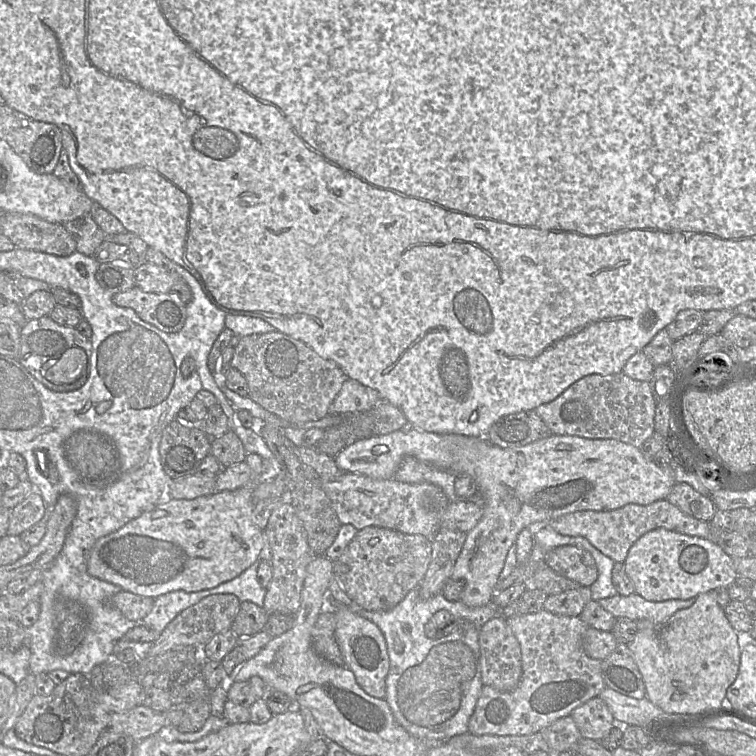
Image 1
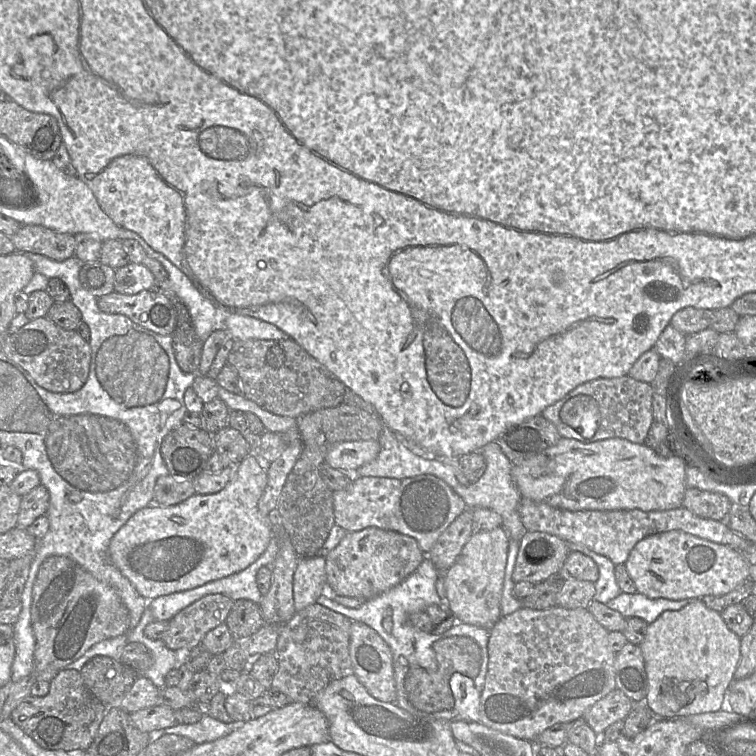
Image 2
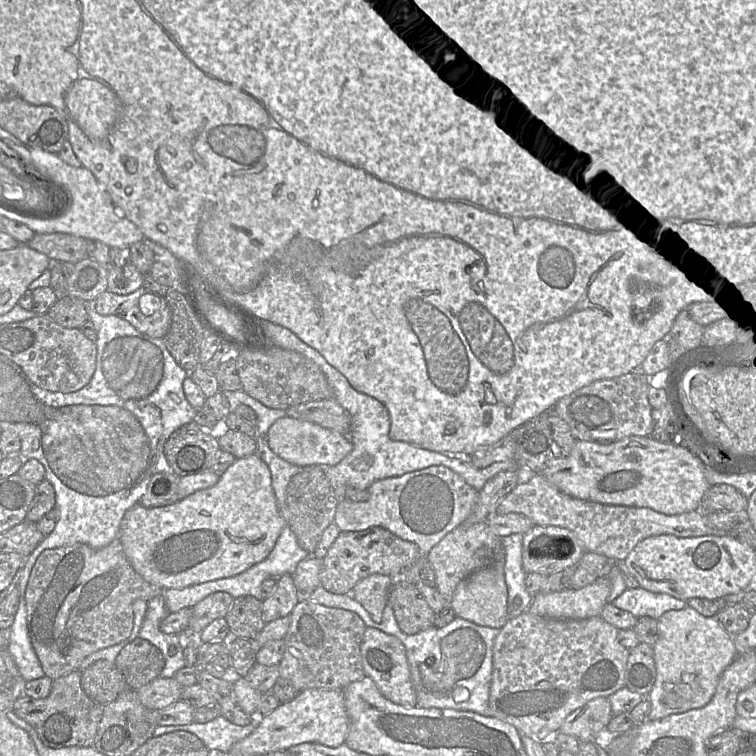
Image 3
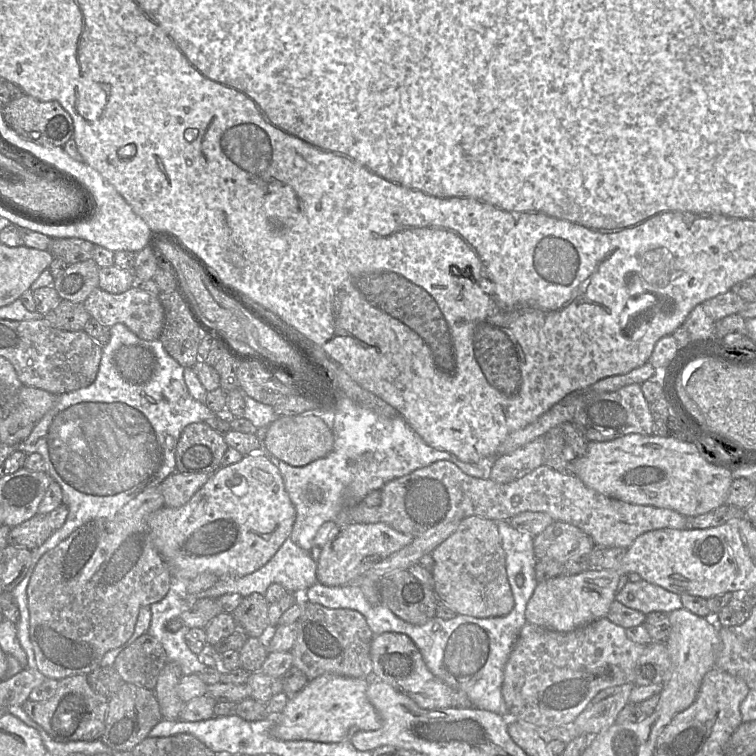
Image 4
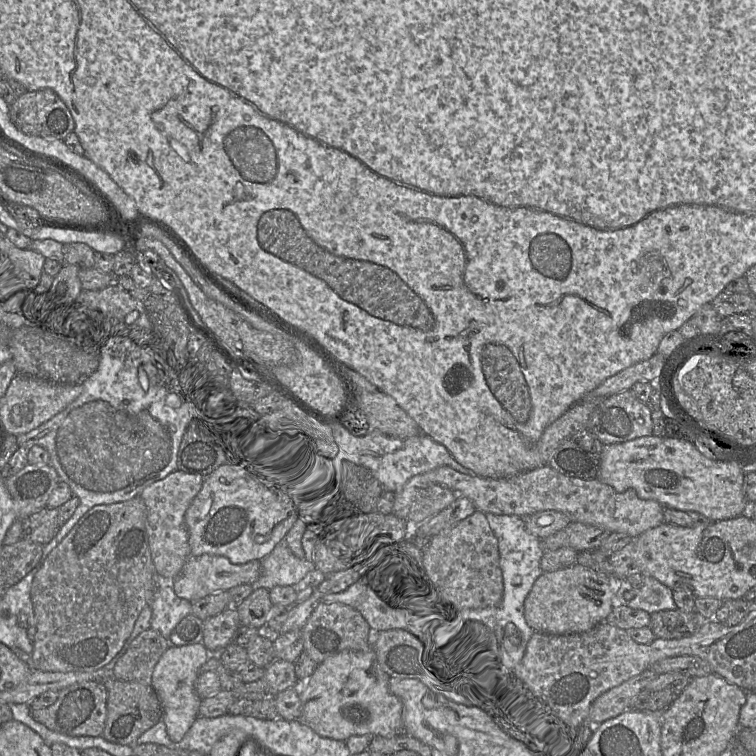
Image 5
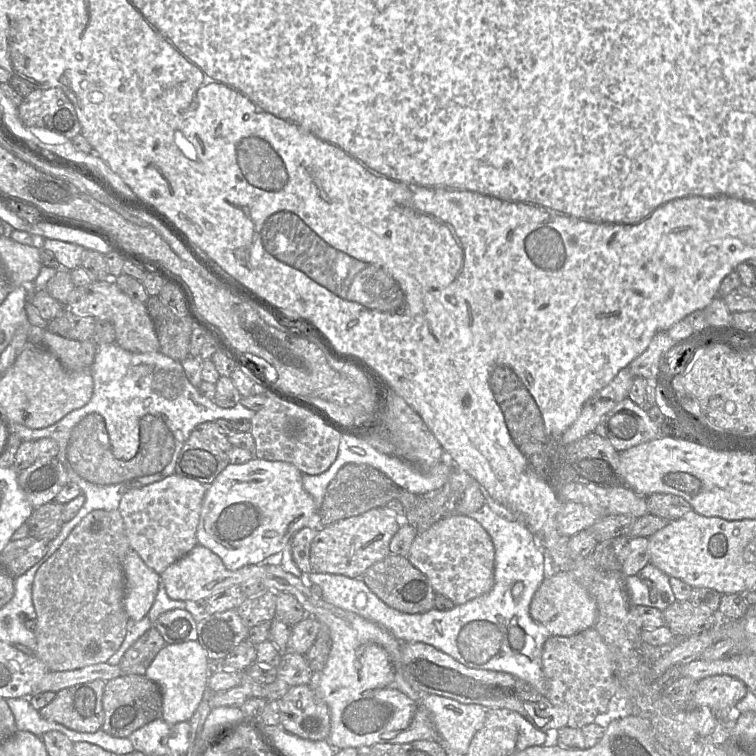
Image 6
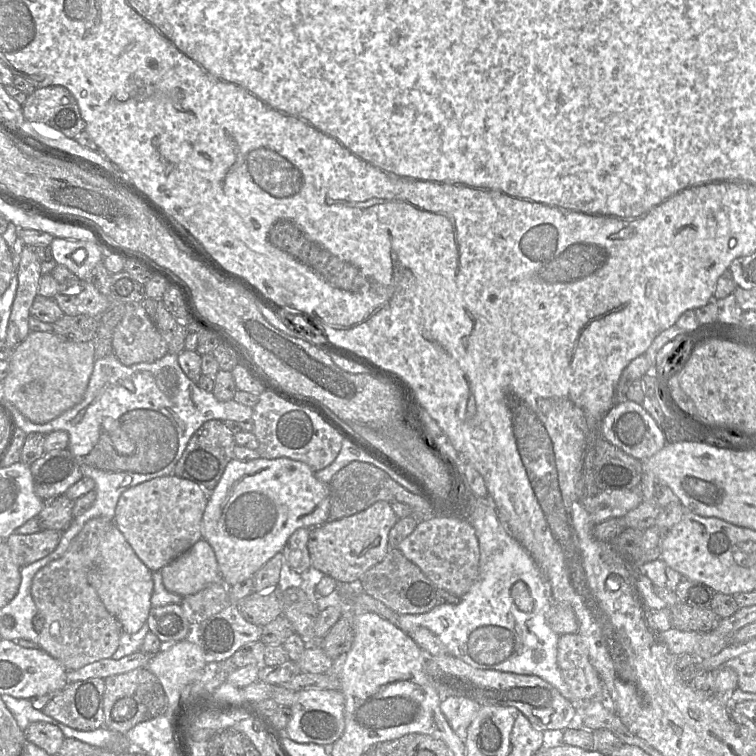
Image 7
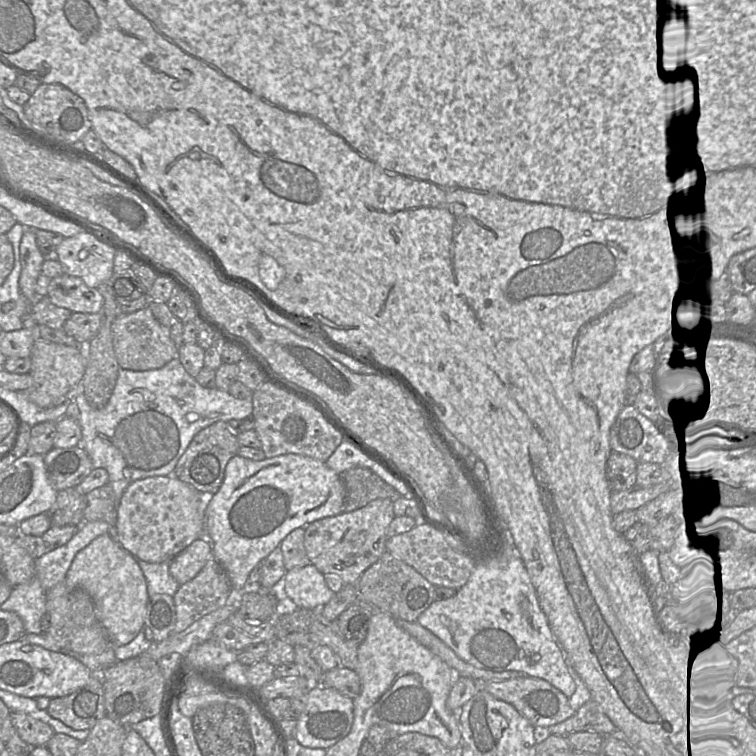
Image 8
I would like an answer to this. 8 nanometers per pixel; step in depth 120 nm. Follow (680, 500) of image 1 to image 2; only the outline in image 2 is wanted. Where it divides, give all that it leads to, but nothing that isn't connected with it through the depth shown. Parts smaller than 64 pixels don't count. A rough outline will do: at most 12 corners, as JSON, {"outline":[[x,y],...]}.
{"outline":[[687,487],[682,507],[720,521],[733,504],[723,494]]}

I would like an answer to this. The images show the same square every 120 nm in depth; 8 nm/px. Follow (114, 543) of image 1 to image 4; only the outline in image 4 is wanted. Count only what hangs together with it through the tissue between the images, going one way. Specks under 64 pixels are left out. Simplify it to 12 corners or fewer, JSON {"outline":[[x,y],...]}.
{"outline":[[265,452],[148,524],[175,581],[240,577],[296,510]]}

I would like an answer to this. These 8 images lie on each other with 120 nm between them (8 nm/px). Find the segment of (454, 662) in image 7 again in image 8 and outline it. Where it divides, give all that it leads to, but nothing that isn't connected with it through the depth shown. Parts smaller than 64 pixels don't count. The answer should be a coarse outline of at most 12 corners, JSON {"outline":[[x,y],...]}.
{"outline":[[537,677],[480,683],[534,727],[575,711],[560,690]]}

